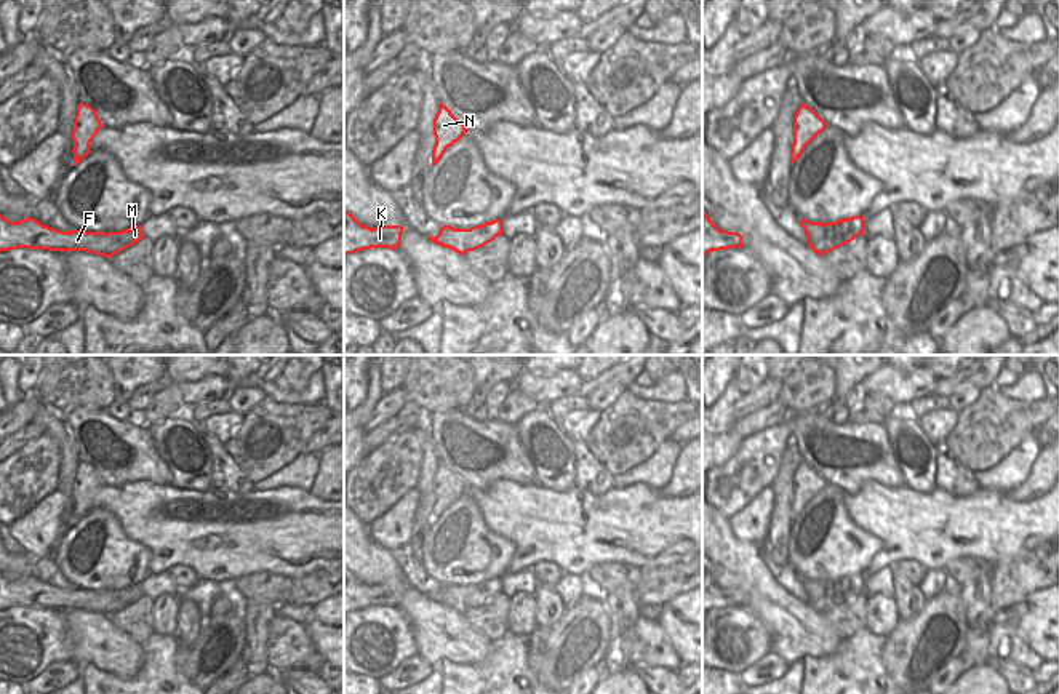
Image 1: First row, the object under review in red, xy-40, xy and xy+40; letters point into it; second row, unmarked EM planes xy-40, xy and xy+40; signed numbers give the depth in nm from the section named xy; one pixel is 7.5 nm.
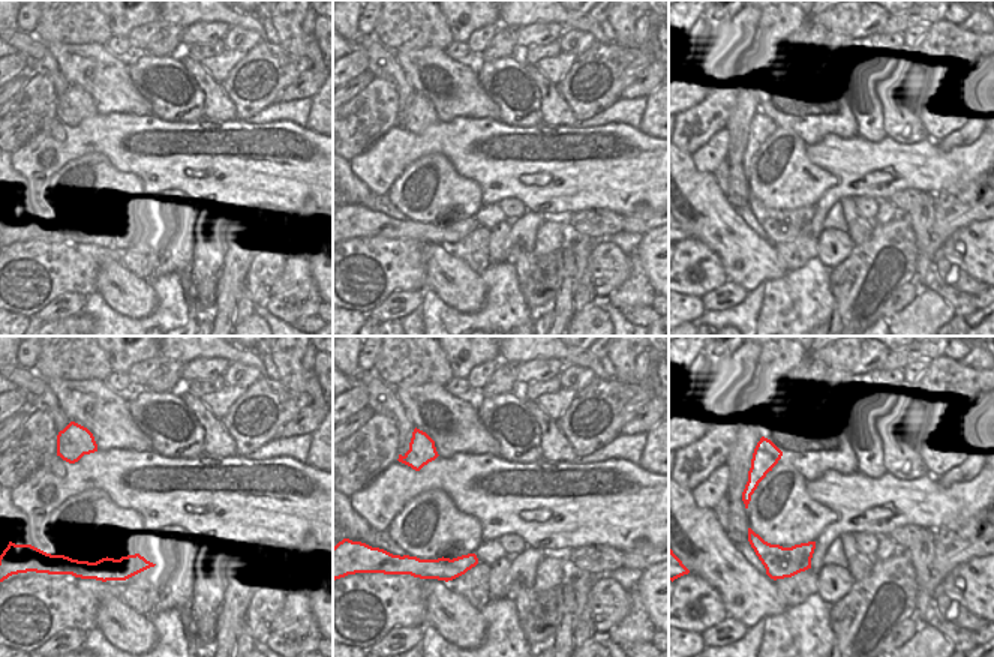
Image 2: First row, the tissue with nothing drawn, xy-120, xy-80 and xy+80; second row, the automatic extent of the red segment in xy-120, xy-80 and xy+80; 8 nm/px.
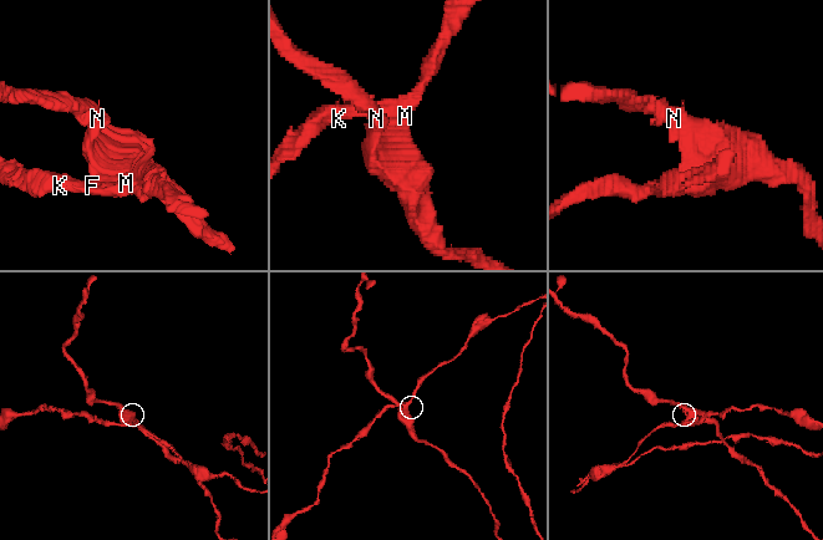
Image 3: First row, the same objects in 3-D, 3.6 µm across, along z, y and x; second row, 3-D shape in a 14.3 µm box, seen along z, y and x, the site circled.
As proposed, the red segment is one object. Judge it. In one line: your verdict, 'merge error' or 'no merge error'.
merge error

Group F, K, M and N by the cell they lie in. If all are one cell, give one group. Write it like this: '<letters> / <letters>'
F K / M N

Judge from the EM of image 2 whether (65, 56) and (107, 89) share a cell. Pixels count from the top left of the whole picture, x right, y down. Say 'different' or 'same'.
same

